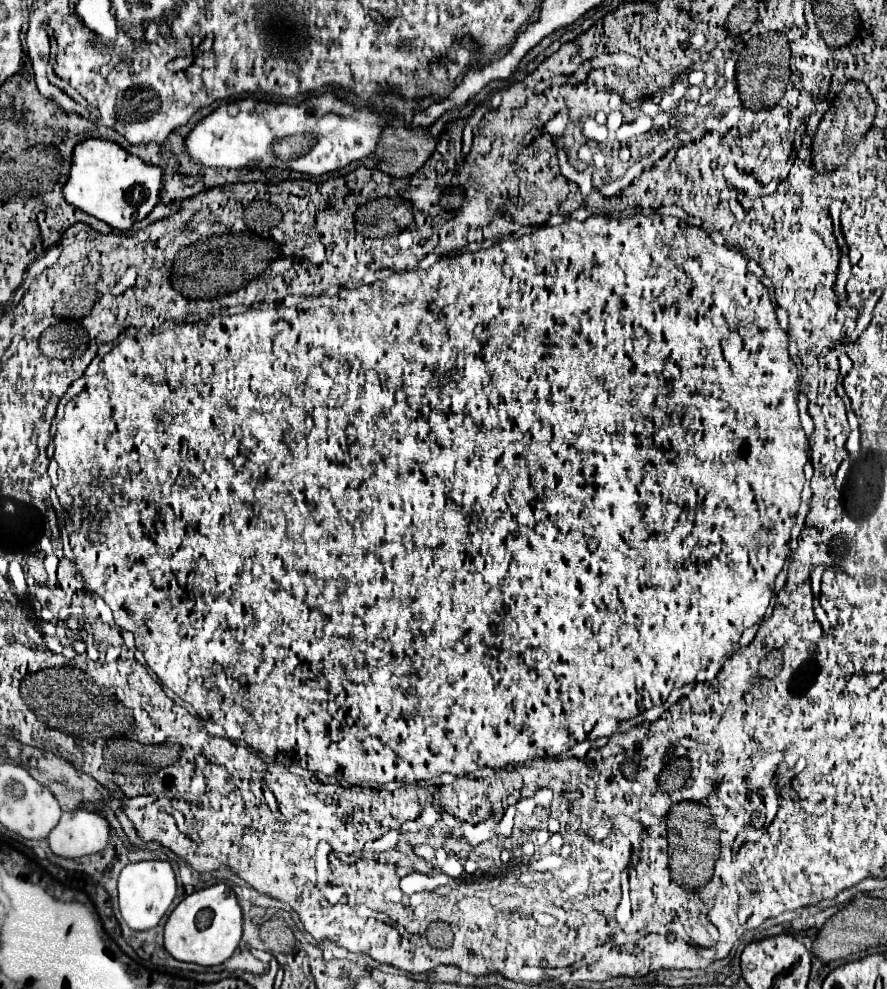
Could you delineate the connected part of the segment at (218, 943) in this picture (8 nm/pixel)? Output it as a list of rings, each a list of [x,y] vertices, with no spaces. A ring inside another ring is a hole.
[[[216,884],[186,896],[172,910],[164,928],[164,946],[180,962],[216,966],[226,962],[234,954],[240,936],[242,936],[242,910],[238,906],[236,894],[226,884]]]

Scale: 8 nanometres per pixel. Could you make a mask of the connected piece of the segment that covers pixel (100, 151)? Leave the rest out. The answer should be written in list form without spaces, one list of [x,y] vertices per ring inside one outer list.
[[[90,138],[74,146],[70,174],[62,186],[64,200],[70,206],[106,222],[120,232],[130,230],[150,214],[150,210],[158,204],[160,190],[160,168],[144,164],[138,156],[128,154],[118,144],[104,138]]]

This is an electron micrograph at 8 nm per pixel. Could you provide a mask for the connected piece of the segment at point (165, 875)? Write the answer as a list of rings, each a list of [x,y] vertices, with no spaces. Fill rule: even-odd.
[[[148,860],[148,862],[136,862],[128,864],[118,878],[118,894],[120,894],[120,912],[126,924],[136,930],[150,930],[160,924],[168,908],[172,906],[176,898],[176,878],[170,862],[166,860]]]

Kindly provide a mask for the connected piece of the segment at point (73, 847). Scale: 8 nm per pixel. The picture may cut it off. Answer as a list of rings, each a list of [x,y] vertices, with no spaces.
[[[88,810],[64,812],[58,826],[50,832],[48,844],[62,858],[80,858],[100,854],[112,840],[110,824]]]

